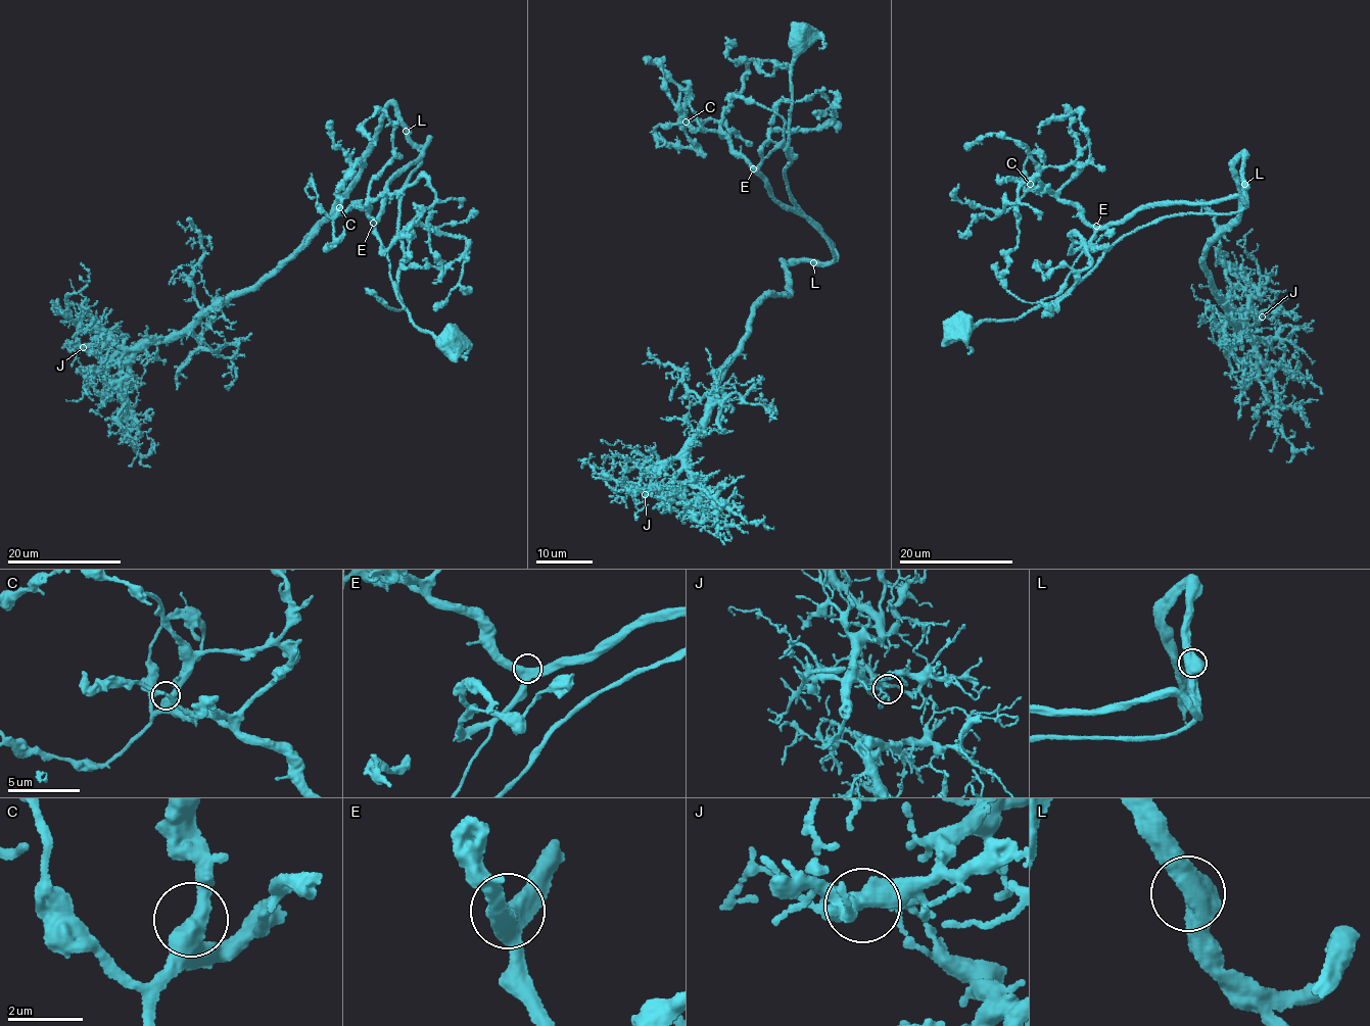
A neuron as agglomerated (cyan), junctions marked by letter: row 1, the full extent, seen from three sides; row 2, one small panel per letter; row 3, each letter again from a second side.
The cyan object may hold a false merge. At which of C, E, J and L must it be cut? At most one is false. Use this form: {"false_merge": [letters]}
{"false_merge": []}

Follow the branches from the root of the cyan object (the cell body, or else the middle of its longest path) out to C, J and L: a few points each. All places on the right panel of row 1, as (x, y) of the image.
C: (961, 323), (1025, 315), (1039, 301), (1059, 291), (1093, 235), (1093, 226), (1075, 206), (1030, 184)
J: (961, 323), (1055, 302), (1166, 216), (1243, 209), (1242, 153), (1238, 215), (1201, 263), (1236, 323), (1262, 316)
L: (961, 323), (1023, 318), (1055, 302), (1133, 232), (1166, 216), (1243, 209), (1244, 185)

